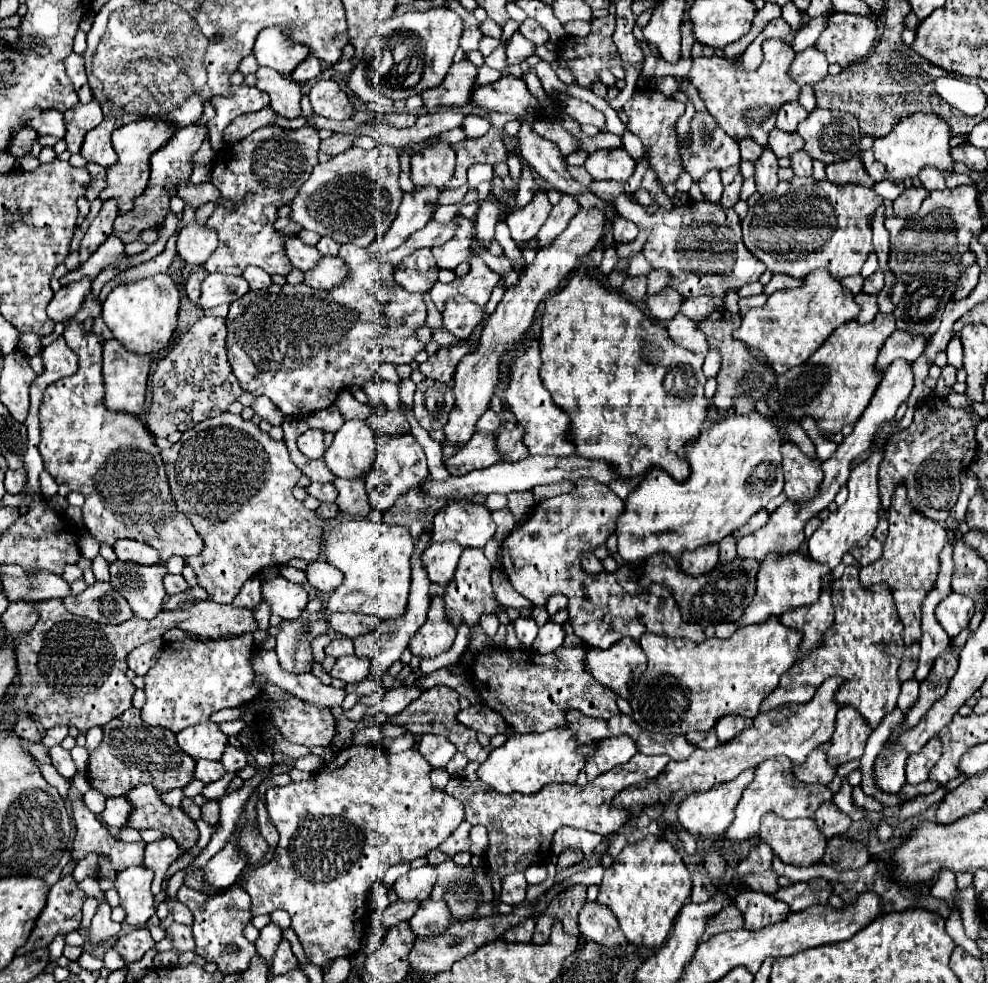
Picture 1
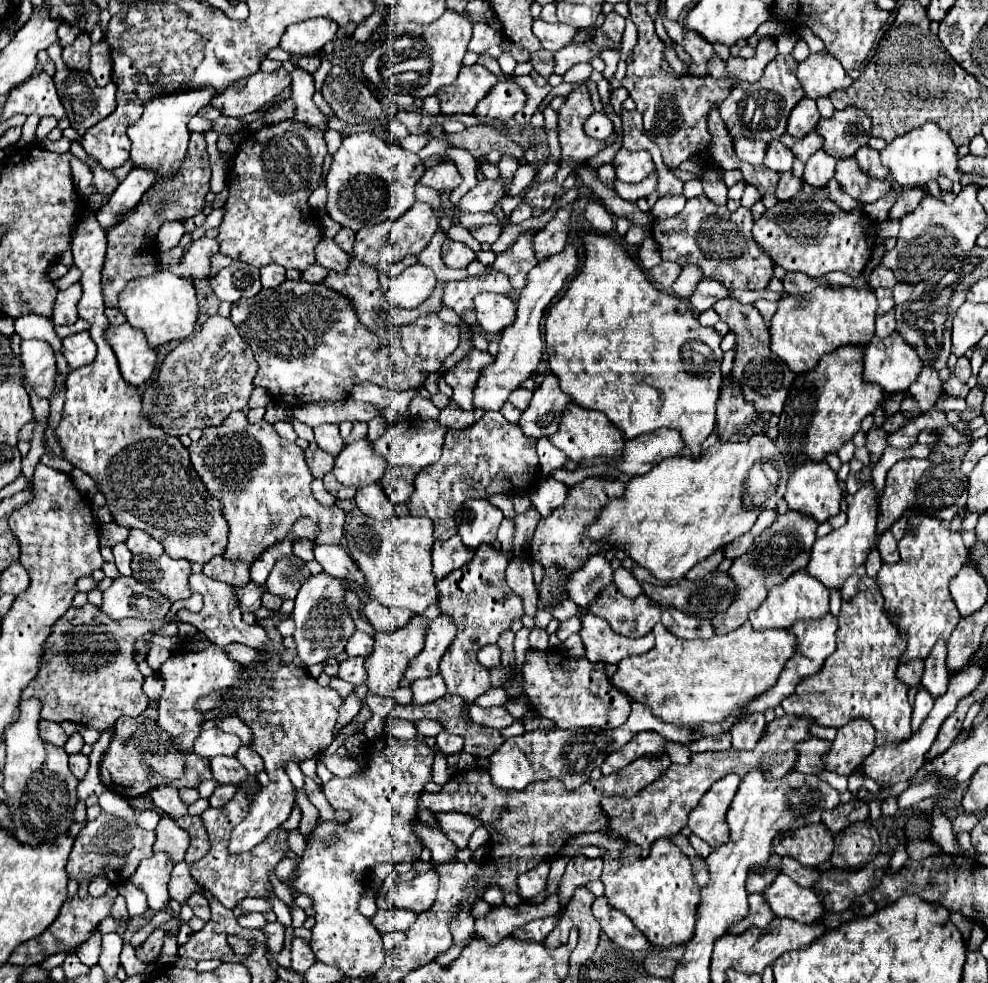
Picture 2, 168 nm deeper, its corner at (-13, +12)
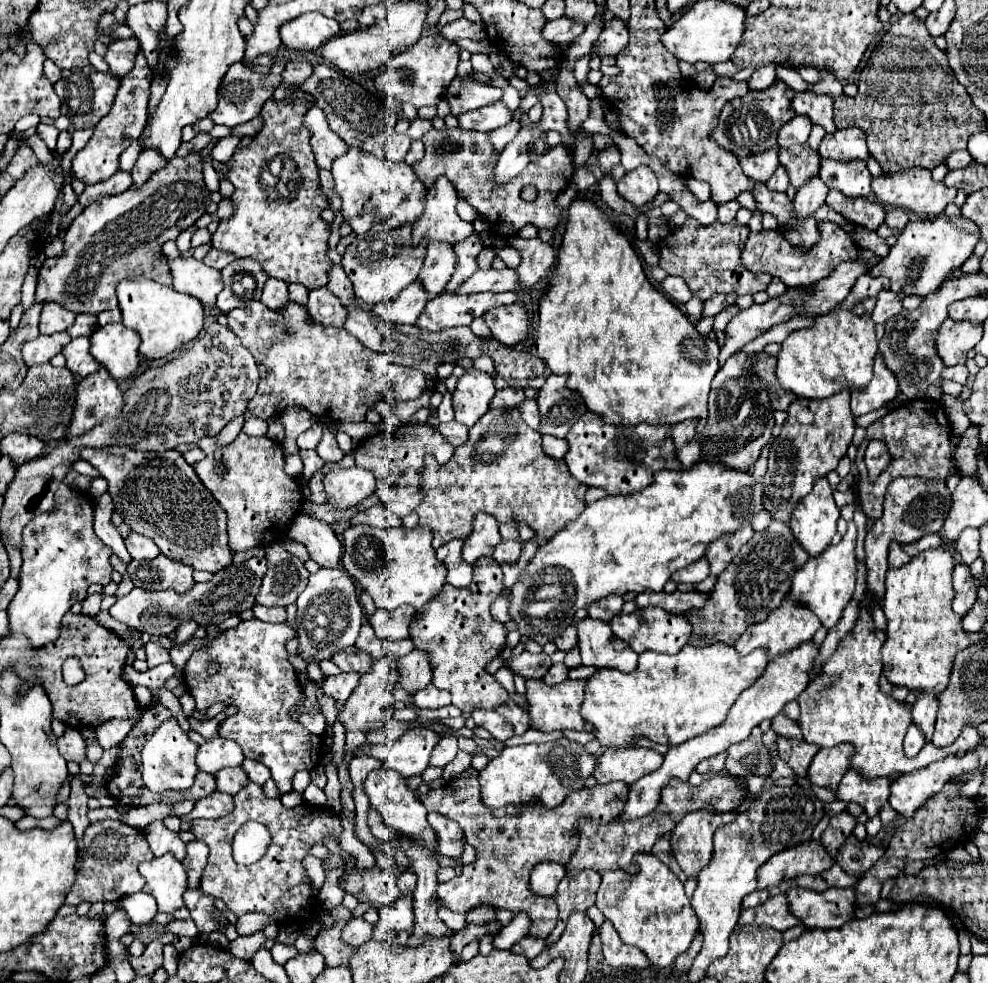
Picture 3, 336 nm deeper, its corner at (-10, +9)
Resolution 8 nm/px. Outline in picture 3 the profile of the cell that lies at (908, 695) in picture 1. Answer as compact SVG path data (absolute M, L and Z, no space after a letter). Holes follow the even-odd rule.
M911 724L909 730L907 730L907 736L905 736L905 744L903 744L905 746L905 754L907 756L915 756L921 750L923 744L925 744L923 732L915 724Z

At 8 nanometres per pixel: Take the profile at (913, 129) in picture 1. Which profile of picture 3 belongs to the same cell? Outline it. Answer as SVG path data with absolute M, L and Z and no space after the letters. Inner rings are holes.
M919 166L903 168L903 170L897 170L897 172L881 174L881 176L873 178L873 192L877 196L877 202L889 204L889 206L901 206L901 208L913 210L915 214L921 214L921 216L939 216L939 214L943 214L945 206L949 202L953 202L953 198L957 194L957 190L945 186L943 182L935 182L931 178L929 168L919 168Z

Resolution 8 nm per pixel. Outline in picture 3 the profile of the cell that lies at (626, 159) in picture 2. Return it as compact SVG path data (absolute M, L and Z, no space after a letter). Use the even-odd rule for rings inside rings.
M639 166L631 172L625 172L625 176L617 182L617 192L633 206L641 206L653 200L659 192L657 176L649 166Z

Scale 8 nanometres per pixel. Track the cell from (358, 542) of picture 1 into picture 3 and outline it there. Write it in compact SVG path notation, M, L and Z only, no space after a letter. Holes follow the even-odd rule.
M365 524L349 526L343 532L343 568L355 578L375 600L379 608L395 610L403 604L411 604L419 610L429 602L445 584L445 566L435 556L431 546L431 530L427 526L417 528L373 528Z

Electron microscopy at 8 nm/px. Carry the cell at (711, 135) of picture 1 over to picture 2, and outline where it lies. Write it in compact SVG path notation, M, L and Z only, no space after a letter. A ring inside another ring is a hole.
M744 137L742 139L734 139L734 151L736 151L736 155L742 161L754 165L754 167L764 163L764 151L766 151L766 147L768 147L766 143L760 143L760 141L754 141L754 139L744 139Z

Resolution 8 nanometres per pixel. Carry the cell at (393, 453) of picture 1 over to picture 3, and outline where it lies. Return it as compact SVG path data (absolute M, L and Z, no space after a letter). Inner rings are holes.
M403 424L393 434L377 434L355 450L355 464L373 472L377 478L377 492L381 502L395 512L397 516L411 514L421 502L419 474L417 470L423 466L425 454L433 454L441 464L445 464L453 456L453 446L439 434L435 426L429 424Z

